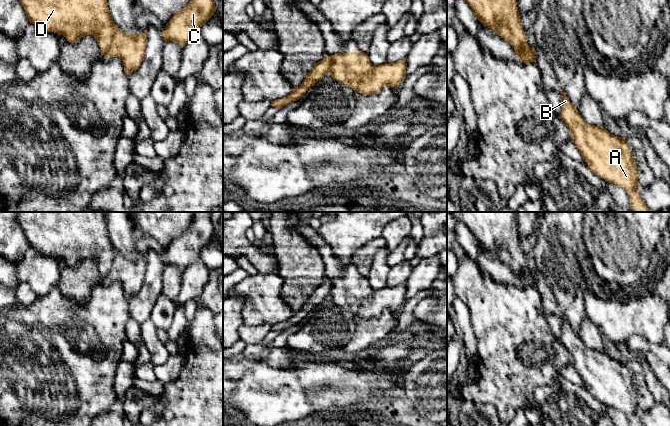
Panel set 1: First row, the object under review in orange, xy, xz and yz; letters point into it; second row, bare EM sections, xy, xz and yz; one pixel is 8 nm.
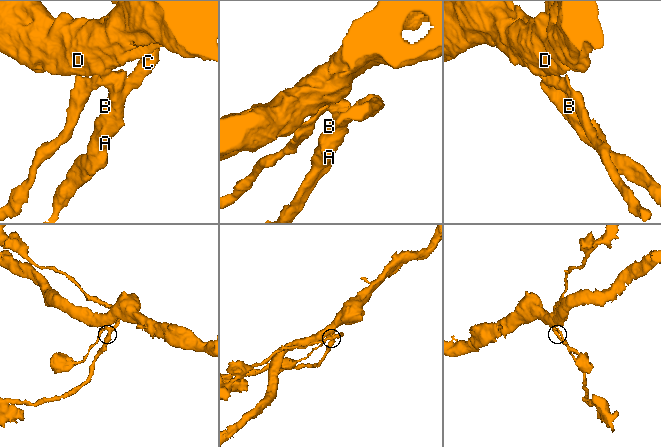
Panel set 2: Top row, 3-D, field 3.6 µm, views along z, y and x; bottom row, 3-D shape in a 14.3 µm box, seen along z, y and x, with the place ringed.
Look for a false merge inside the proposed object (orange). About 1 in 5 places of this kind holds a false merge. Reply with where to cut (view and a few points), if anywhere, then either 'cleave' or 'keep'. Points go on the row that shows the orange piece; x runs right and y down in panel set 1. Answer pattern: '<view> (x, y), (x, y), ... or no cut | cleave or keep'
xy (118, 30), (105, 52) | cleave

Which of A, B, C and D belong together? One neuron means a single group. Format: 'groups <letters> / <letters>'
groups A B C / D

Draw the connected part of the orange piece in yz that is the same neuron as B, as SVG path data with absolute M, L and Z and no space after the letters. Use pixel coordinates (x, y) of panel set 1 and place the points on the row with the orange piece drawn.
M562 91L561 97L562 111L560 117L572 132L572 141L576 144L581 156L588 164L588 168L605 181L623 187L629 195L630 209L633 212L653 212L645 205L640 192L637 190L639 185L637 165L624 136L617 137L602 126L586 123Z

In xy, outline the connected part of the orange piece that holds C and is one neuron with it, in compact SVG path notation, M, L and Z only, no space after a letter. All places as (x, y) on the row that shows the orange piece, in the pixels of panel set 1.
M190 0L166 24L166 30L161 32L164 42L173 41L182 48L192 39L200 36L201 26L208 21L216 11L213 0Z

